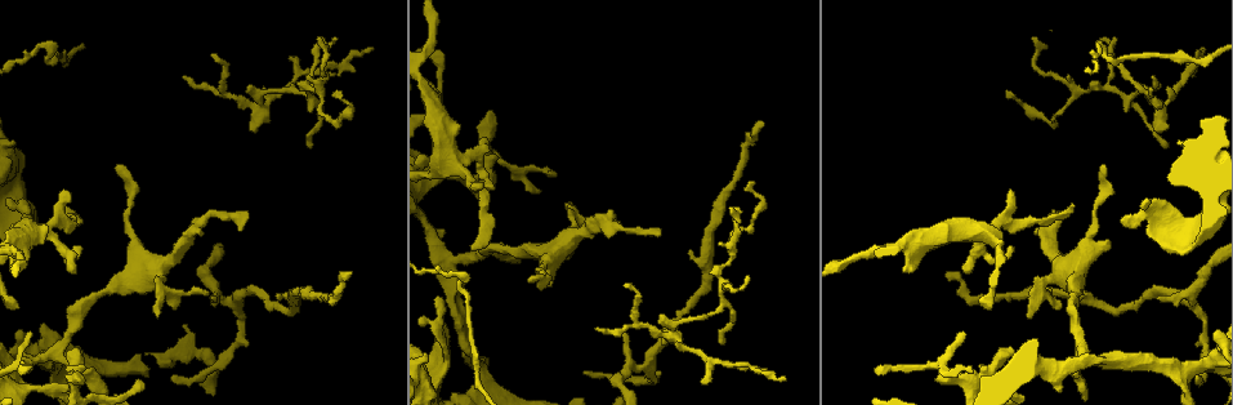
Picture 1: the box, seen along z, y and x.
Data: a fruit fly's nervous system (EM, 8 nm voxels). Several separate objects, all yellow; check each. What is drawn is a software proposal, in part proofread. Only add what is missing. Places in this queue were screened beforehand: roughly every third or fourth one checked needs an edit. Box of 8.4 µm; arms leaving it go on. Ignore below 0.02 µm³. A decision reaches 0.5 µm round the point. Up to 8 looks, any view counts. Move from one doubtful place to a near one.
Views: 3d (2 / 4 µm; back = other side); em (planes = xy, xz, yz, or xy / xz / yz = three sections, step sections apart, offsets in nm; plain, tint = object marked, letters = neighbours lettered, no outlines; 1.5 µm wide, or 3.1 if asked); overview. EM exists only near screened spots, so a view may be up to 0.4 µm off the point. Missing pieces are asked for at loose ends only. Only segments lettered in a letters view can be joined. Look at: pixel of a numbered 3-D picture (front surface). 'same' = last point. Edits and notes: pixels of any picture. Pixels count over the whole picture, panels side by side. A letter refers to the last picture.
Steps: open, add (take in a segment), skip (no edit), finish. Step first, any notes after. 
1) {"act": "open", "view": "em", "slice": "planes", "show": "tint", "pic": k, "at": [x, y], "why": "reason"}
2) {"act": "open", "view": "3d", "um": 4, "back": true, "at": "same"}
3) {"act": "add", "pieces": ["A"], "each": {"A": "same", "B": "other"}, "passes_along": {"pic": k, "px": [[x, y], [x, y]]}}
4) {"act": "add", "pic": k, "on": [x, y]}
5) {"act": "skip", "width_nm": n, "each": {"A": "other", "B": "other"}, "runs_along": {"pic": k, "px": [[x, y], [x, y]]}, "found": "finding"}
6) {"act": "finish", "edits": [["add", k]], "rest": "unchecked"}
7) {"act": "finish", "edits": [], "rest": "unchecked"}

{"act": "open", "view": "em", "slice": "planes", "show": "letters", "pic": 1, "at": [1198, 375], "why": "an open end"}

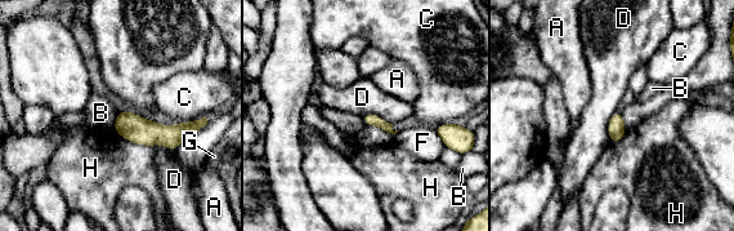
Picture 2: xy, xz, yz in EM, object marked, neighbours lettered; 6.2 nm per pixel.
{"act": "skip", "longest_contact_nm": ["H", 280], "each": {"A": "other", "B": "other", "C": "other", "D": "other", "F": "other", "G": "other", "H": "other"}, "runs_along": {"pic": 2, "px": [[202, 121], [179, 132], [117, 127]]}, "found": "none of them fits"}

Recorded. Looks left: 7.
{"act": "open", "view": "3d", "um": 2, "pic": 1, "at": [786, 378], "why": "tapers out"}

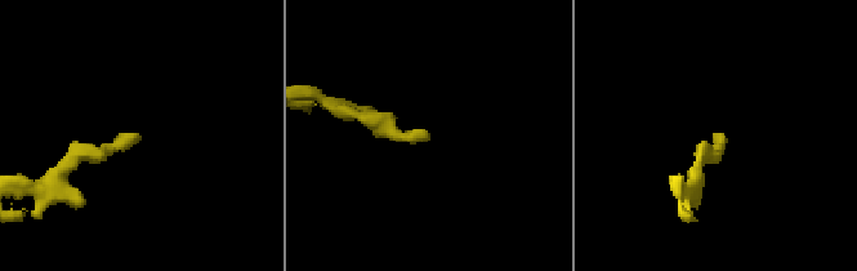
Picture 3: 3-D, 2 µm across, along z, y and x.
{"act": "open", "view": "em", "slice": "planes", "show": "letters", "pic": 3, "at": [720, 136], "why": "shape alone is not enough"}

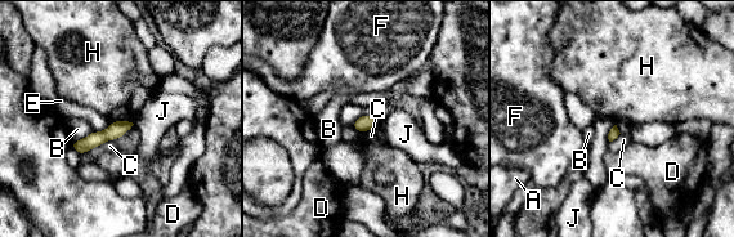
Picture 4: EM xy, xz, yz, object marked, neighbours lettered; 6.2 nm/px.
{"act": "skip", "width_nm": 70, "each": {"A": "other", "B": "other", "C": "other", "D": "other", "E": "other", "F": "other", "H": "other", "J": "other"}, "border": {"pic": 4, "px": [[111, 121], [130, 121], [133, 124]]}, "found": "none of them fits"}

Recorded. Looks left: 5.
{"act": "open", "view": "em", "slice": "xz", "step": 8, "show": "plain", "pic": 1, "at": [350, 271], "why": "an open end"}

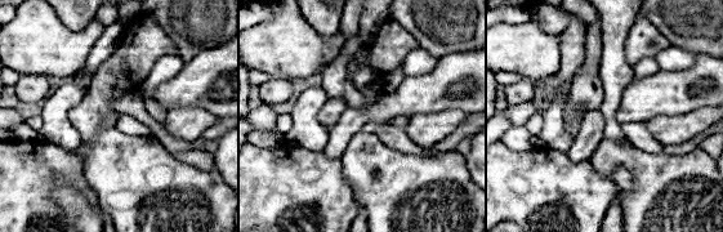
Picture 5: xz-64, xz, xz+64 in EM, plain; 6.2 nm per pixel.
{"act": "open", "view": "em", "slice": "xz", "step": 8, "show": "tint", "at": "same", "why": "where the object lies"}

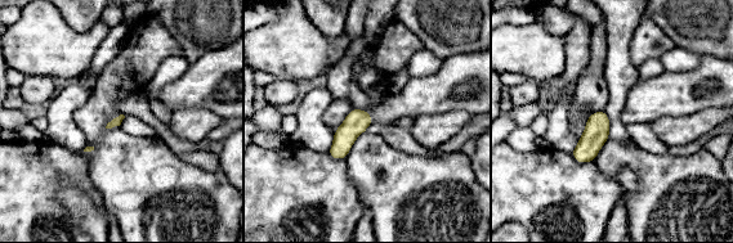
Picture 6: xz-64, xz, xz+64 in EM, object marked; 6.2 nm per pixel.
{"act": "open", "view": "em", "slice": "xz", "step": 8, "show": "letters", "at": "same", "why": "see the neighbours"}

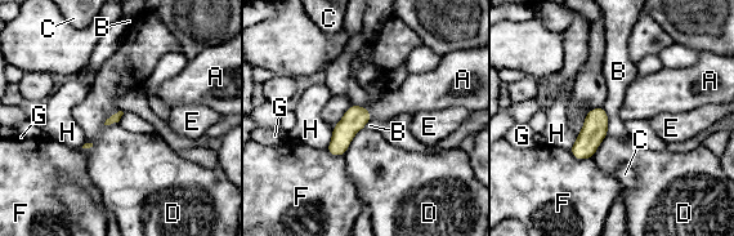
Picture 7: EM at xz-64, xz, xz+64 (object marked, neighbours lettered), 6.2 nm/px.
{"act": "add", "pieces": ["A"], "each": {"A": "same", "B": "other", "C": "other", "D": "other", "E": "other", "F": "other", "G": "other", "H": "other"}, "found": "the cell continues"}

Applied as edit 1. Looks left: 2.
{"act": "finish", "edits": [["add", 7]], "rest": "unchecked"}

